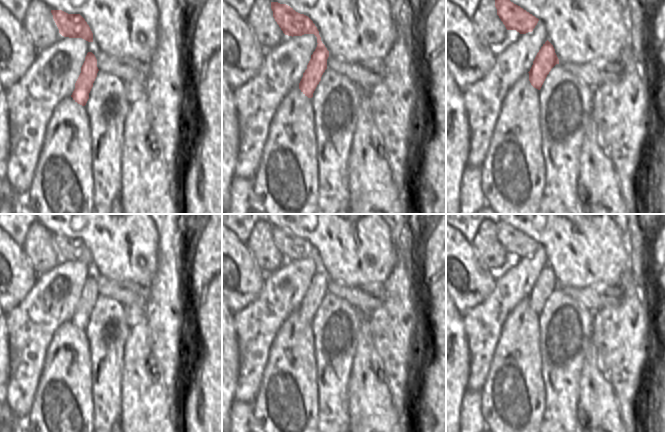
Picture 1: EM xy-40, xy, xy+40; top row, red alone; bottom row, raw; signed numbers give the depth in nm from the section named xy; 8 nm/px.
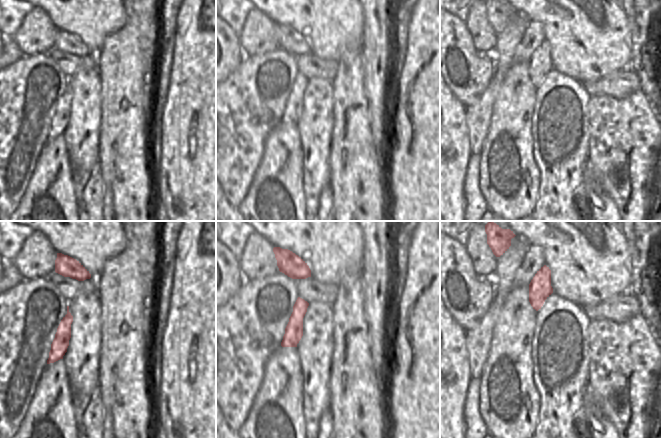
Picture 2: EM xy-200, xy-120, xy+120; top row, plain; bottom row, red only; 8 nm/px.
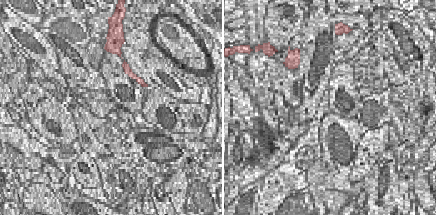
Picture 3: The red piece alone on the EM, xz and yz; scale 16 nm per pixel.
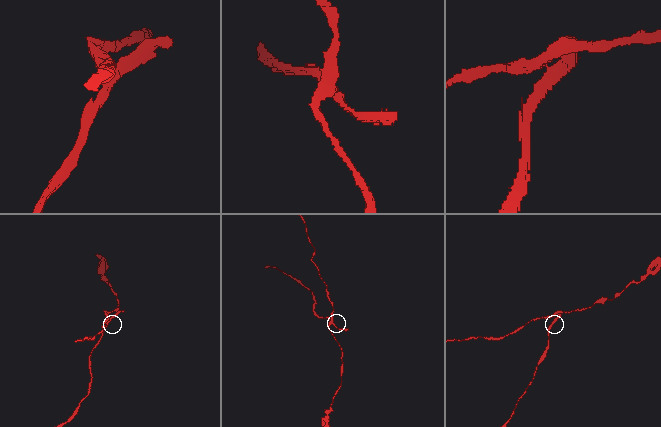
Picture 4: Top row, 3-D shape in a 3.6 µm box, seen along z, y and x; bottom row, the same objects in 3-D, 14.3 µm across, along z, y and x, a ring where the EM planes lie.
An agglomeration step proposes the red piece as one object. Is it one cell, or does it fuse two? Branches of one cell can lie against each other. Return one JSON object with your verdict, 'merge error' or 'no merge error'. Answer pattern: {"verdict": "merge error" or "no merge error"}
{"verdict": "merge error"}

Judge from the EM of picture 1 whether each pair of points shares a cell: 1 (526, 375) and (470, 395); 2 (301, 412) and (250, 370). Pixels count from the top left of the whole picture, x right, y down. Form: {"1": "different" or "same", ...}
{"1": "different", "2": "different"}

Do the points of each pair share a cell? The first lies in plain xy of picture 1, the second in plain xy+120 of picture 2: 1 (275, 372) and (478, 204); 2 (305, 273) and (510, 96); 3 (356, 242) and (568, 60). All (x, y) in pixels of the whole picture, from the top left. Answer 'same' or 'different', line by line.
1: different
2: different
3: same

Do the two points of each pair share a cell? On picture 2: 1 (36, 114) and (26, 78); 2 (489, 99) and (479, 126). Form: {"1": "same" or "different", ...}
{"1": "same", "2": "same"}

